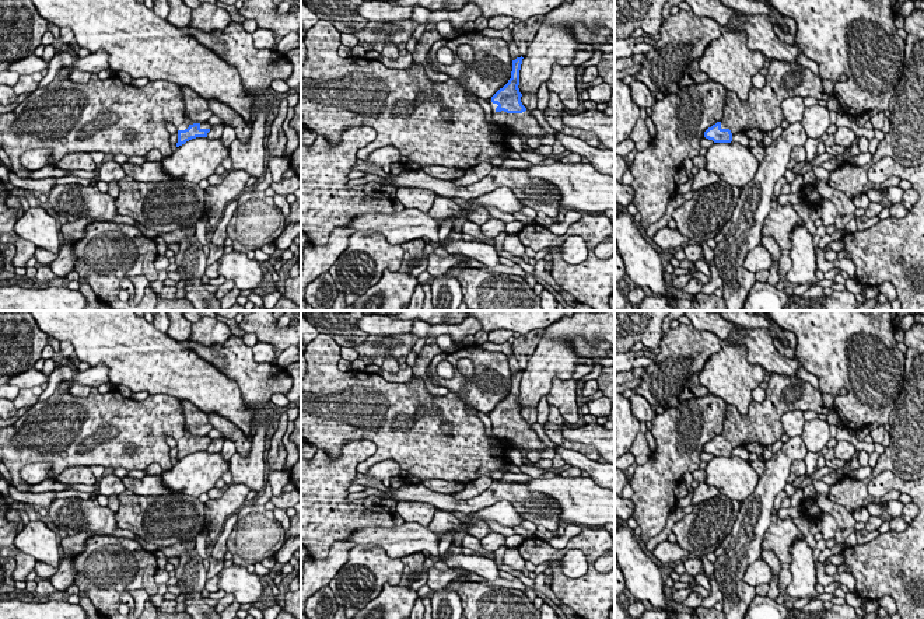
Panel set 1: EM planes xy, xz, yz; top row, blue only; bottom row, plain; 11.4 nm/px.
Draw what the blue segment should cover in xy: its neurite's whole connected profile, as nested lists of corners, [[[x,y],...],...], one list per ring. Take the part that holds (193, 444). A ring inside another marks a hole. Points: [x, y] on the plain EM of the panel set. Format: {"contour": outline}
{"contour": [[[91,388],[87,398],[73,396],[70,391],[56,391],[31,406],[15,423],[0,427],[0,461],[8,469],[13,486],[29,492],[34,486],[21,478],[21,469],[35,462],[48,462],[52,469],[48,479],[55,479],[71,466],[146,469],[158,464],[162,471],[172,468],[167,438],[176,441],[176,461],[196,451],[207,451],[209,436],[192,436],[185,429],[183,406],[179,399],[157,394],[144,401],[125,398],[116,388],[99,394]]]}

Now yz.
{"contour": [[[770,374],[766,399],[750,402],[746,415],[727,403],[724,429],[720,436],[704,445],[714,457],[731,457],[739,445],[759,443],[773,445],[784,434],[781,416],[790,410],[823,412],[823,394],[808,381],[795,375]]]}

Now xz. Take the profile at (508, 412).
{"contour": [[[318,333],[305,349],[307,373],[301,378],[301,438],[314,444],[318,450],[323,450],[332,459],[340,457],[340,448],[344,443],[354,440],[371,440],[377,445],[372,457],[358,464],[357,471],[363,475],[368,469],[382,461],[393,459],[400,466],[400,478],[405,483],[417,485],[431,479],[448,482],[472,482],[482,476],[490,476],[493,471],[507,473],[505,466],[511,459],[503,454],[507,451],[538,451],[542,459],[553,459],[556,451],[546,447],[522,419],[519,406],[519,384],[522,370],[512,374],[512,385],[508,396],[500,402],[490,413],[491,434],[486,434],[486,429],[477,410],[469,406],[463,398],[448,391],[445,396],[431,395],[423,380],[412,377],[409,382],[388,382],[378,374],[367,374],[364,371],[340,371],[337,363],[340,360],[340,345],[329,335]]]}

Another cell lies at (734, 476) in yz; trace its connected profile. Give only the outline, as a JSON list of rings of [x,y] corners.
[[[714,457],[704,469],[706,483],[731,500],[743,501],[756,490],[759,475],[739,457]]]

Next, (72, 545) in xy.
[[[78,532],[62,538],[60,546],[63,549],[63,560],[60,562],[56,574],[49,578],[55,590],[66,591],[74,584],[76,570],[73,567],[73,559],[84,552],[85,542],[95,535],[95,532]]]

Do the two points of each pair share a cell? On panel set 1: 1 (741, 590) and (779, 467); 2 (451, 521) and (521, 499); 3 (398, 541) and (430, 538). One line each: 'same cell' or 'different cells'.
1: same cell
2: different cells
3: same cell

